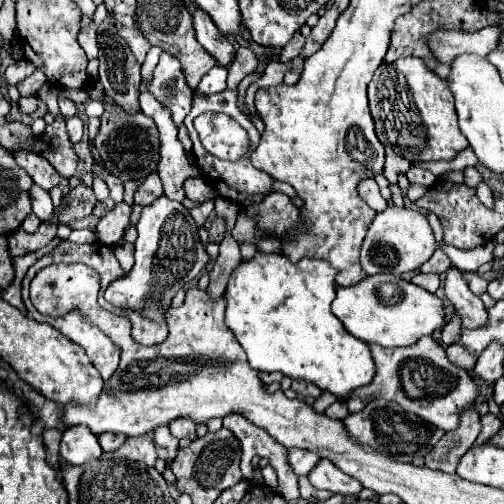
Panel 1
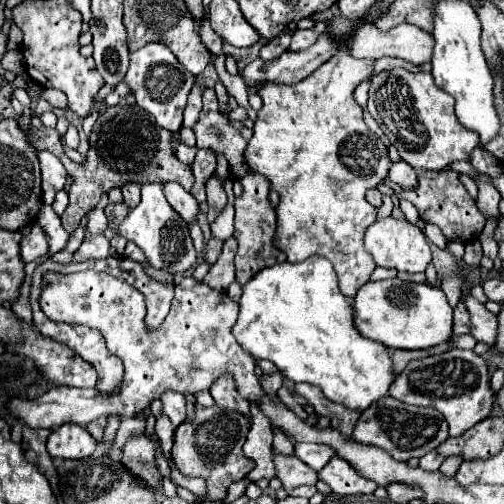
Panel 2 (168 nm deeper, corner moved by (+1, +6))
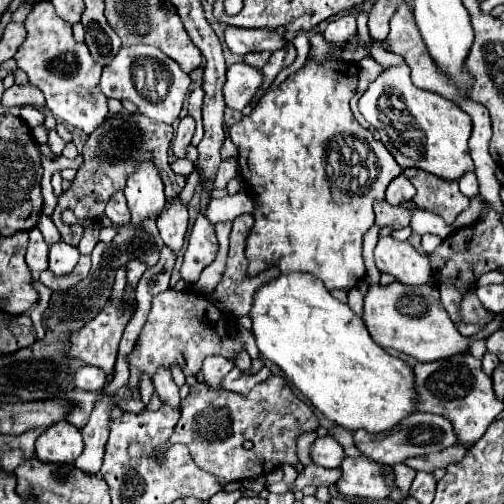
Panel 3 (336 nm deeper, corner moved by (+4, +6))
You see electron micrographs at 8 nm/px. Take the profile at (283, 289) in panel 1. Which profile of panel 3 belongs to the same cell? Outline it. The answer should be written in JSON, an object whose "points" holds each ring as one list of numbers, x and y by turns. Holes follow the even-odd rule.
{"points":[[280,274,278,278,262,284,254,294,250,320,262,358,280,366,288,380,292,380,292,384,334,424,340,424,352,432,358,428,384,432,398,424,406,414,414,412,412,368,404,360,390,356,384,348,374,344,362,318,356,316,348,304,336,300,314,274]]}

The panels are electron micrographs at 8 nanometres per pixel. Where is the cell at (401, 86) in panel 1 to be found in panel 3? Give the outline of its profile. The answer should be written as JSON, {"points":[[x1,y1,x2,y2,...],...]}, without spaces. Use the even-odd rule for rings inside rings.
{"points":[[392,66,380,74,362,94,358,106,404,170,420,168,446,180,458,180,462,174,474,170,468,154,468,138,472,132,470,116,442,94,414,86,408,66]]}

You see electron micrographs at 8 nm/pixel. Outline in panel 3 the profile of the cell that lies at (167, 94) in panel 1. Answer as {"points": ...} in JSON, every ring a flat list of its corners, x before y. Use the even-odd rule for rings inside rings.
{"points":[[122,46,112,64,102,70,100,80,100,88,108,98,130,100,140,114,164,124,172,124,180,116,188,86,190,76,156,46]]}

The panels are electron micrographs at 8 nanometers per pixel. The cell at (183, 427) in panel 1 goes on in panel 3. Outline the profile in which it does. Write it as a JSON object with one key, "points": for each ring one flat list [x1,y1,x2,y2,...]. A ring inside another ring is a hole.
{"points":[[160,370,156,376,154,376,154,388,160,396,160,400,168,406,174,406,178,408,180,406,180,394,178,394,178,386,174,384,172,376,168,370]]}

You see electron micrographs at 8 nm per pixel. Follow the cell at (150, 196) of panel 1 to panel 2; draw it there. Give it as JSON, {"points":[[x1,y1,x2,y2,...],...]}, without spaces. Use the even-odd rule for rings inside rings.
{"points":[[125,184,125,186,121,186,123,204,127,208,135,208,137,206,137,202,139,202,139,190,141,190,139,184]]}

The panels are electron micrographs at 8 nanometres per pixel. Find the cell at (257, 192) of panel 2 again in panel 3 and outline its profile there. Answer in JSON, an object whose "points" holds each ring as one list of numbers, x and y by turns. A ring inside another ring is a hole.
{"points":[[240,214,232,222,230,252,228,252,226,274,222,276,222,282,218,284,218,290,212,294,212,300,218,302,218,306,222,306,222,310,226,310,226,314,230,314,230,316,244,316,244,314,248,314,250,312,250,302,252,302,254,290,258,290,258,286,262,286,262,282,268,282,270,278,276,278,280,274,280,268,278,266,268,266,258,276,248,276,248,260,246,260,244,248,246,248,246,238,248,238,252,226,254,226,254,216,252,214]]}

